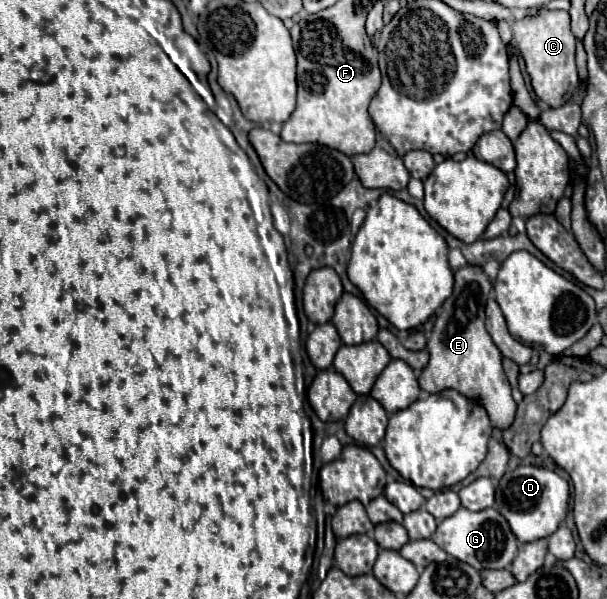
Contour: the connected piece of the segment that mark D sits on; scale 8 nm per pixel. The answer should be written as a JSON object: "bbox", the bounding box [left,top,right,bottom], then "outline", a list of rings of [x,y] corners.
{"bbox":[494,465,570,543],"outline":[[[524,465],[514,471],[508,471],[498,481],[494,509],[498,509],[506,517],[518,541],[528,543],[528,541],[548,537],[558,529],[558,525],[566,519],[568,499],[570,499],[570,491],[566,479],[562,479],[550,469]]]}

